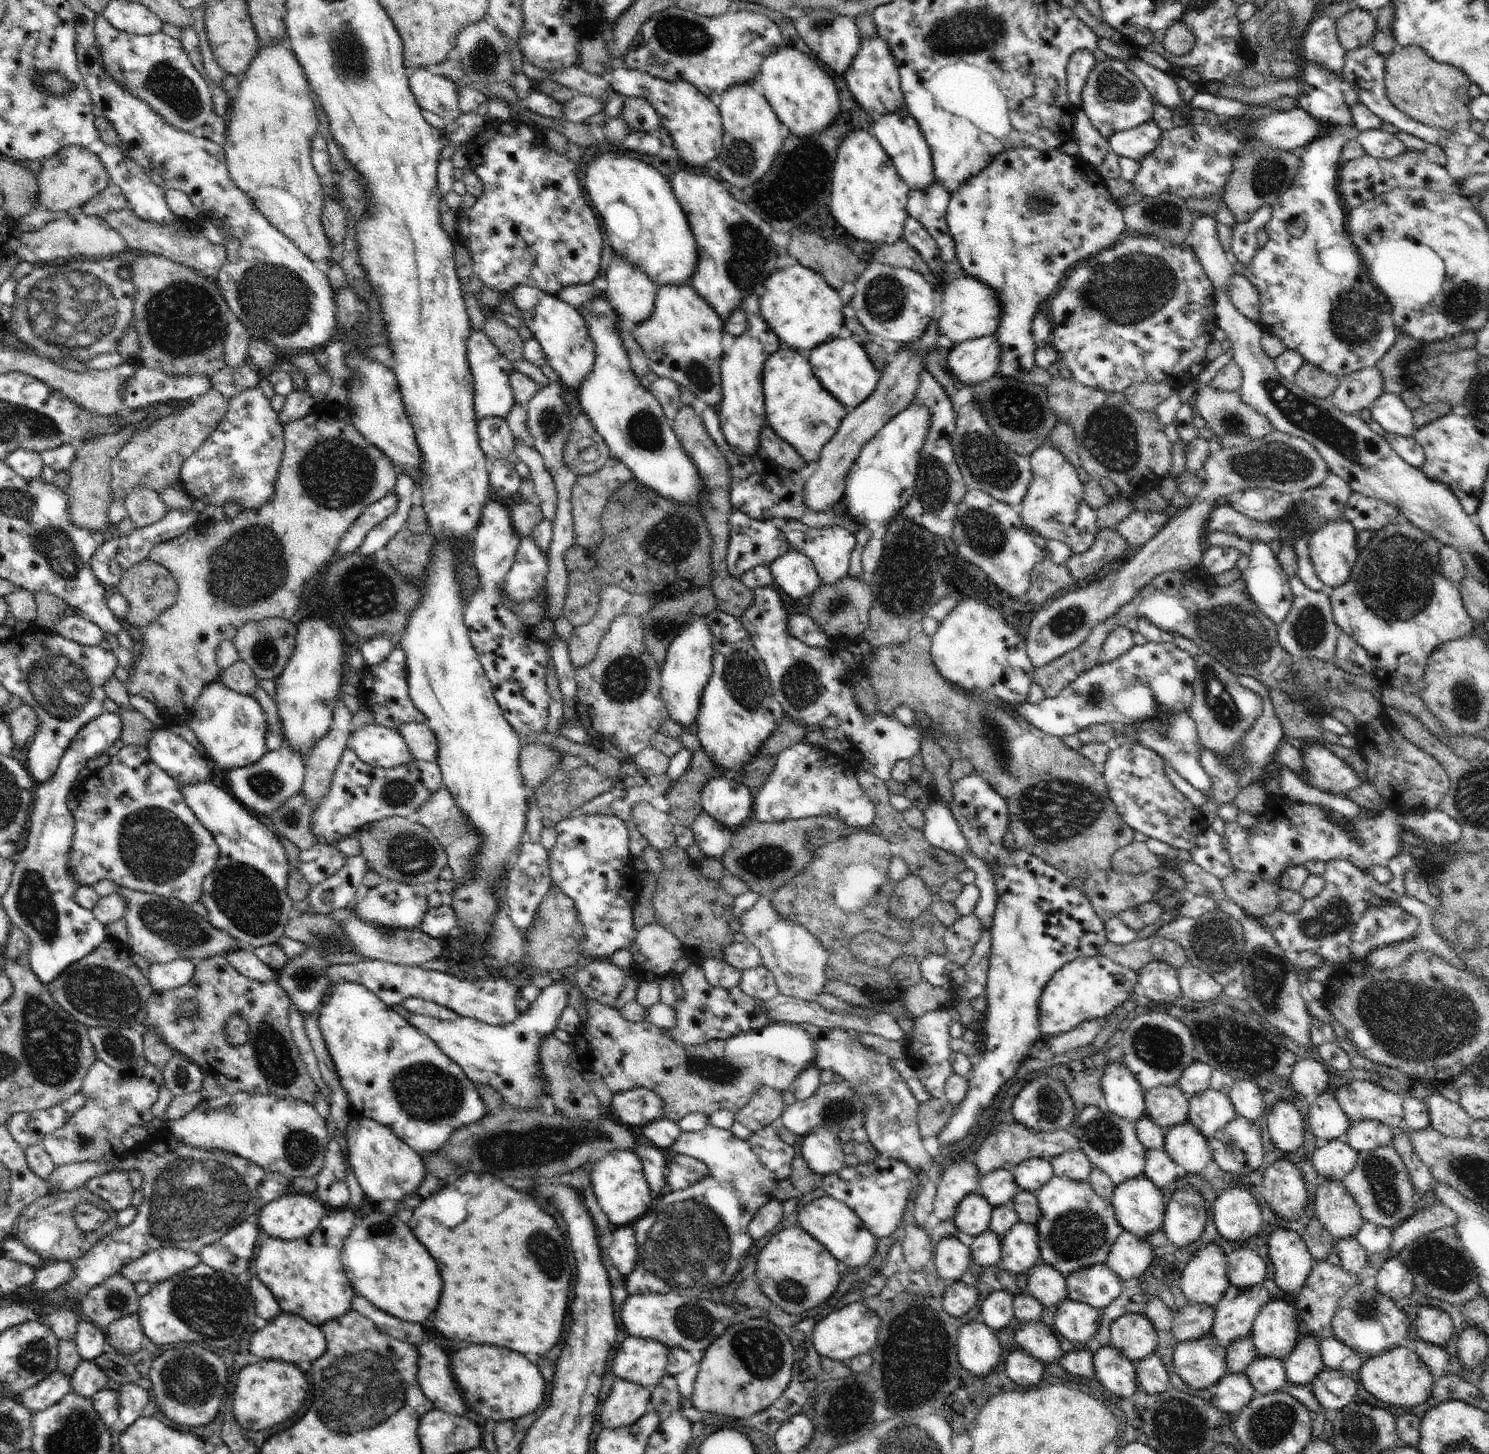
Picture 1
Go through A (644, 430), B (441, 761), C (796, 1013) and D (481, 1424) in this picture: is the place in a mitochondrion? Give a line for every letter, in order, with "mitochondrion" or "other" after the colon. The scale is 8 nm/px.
A: mitochondrion
B: other
C: other
D: other

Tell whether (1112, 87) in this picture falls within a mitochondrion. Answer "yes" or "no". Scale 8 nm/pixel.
yes

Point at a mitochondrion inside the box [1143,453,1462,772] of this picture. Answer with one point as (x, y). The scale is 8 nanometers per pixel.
(1397, 583)

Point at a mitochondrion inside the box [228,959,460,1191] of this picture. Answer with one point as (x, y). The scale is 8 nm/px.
(274, 1061)

